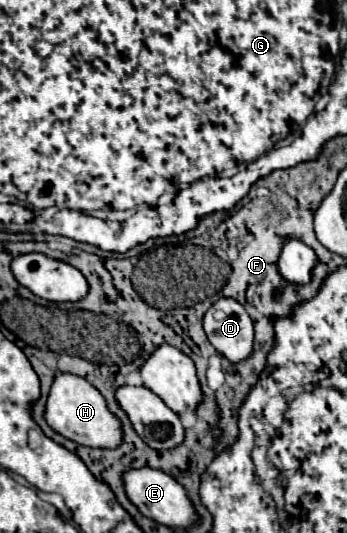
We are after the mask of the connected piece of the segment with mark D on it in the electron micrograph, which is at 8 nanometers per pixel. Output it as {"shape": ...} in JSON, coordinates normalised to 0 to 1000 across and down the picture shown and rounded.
{"shape":[[[631,561],[591,587],[585,617],[608,647],[666,681],[695,681],[729,662],[729,602],[677,561]]]}

